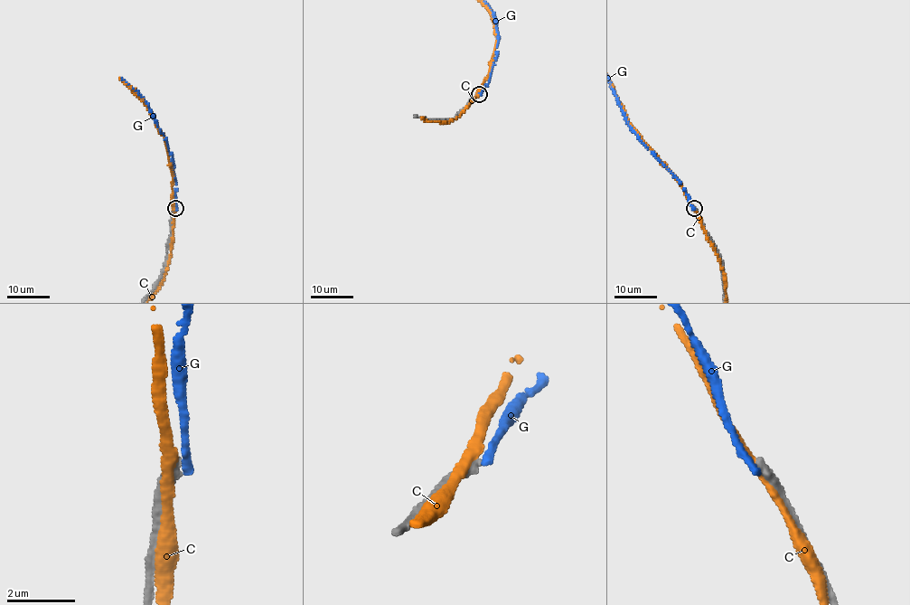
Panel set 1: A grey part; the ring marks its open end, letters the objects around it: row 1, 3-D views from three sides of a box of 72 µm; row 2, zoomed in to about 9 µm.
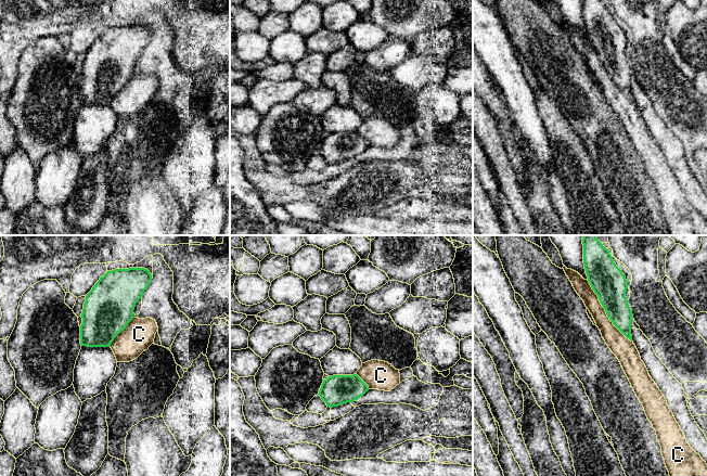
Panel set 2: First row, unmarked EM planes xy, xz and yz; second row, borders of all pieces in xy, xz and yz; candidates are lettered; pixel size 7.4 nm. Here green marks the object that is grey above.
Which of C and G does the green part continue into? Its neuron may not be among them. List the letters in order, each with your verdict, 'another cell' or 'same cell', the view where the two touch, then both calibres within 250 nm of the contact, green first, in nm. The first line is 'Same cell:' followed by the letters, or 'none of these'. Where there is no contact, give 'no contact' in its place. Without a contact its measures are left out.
Same cell: none of these
C: another cell; contact in yz; calibres 260 and 150 nm
G: another cell; no contact

